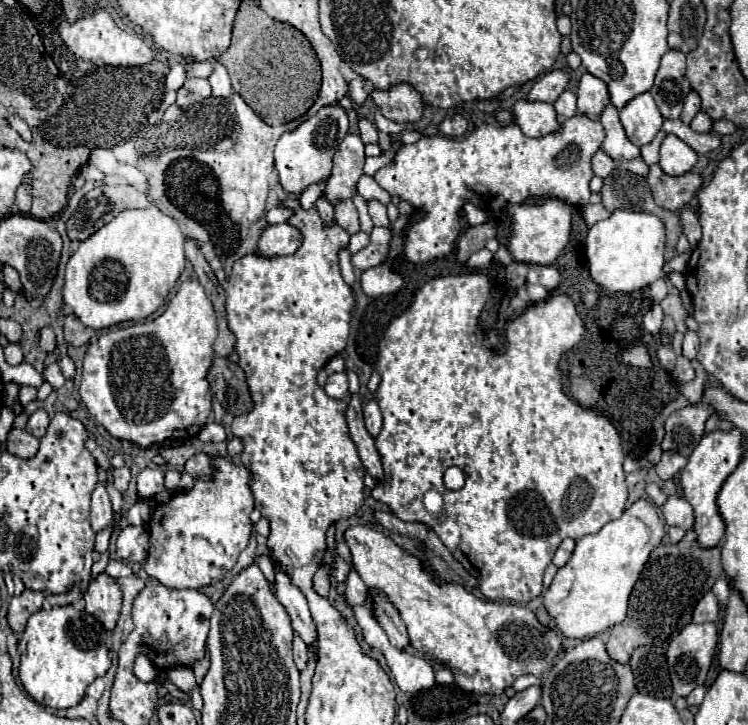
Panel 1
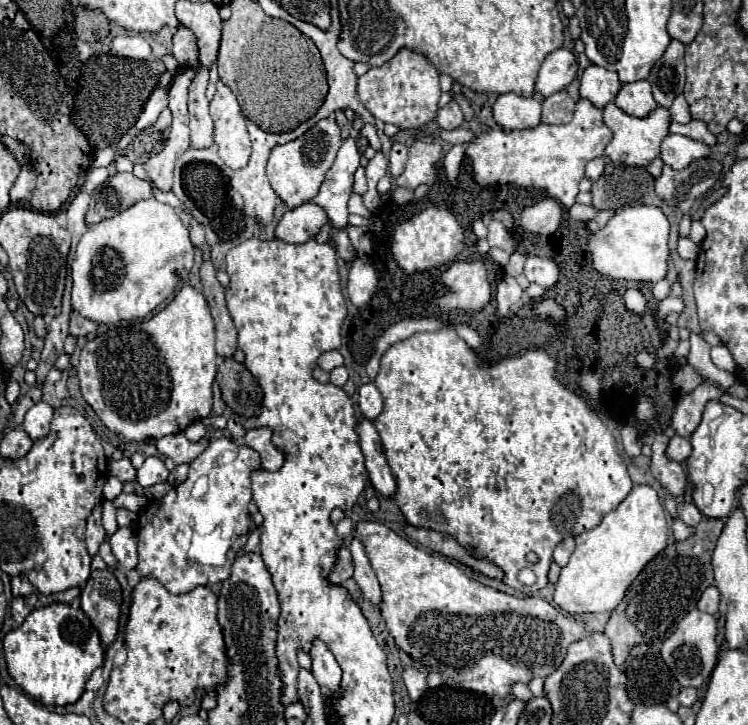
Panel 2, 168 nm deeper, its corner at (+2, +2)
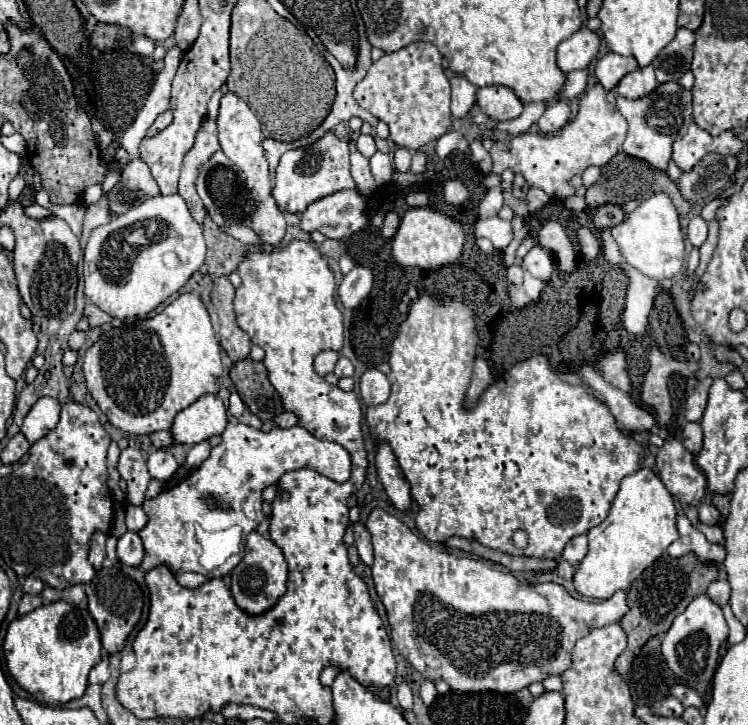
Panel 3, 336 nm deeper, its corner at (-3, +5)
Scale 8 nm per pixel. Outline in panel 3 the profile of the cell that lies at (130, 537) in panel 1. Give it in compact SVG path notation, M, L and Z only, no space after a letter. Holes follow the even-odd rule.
M126 531L120 539L118 539L118 559L124 565L130 567L138 567L142 563L144 557L144 547L142 547L142 539L138 537L138 533L134 531Z

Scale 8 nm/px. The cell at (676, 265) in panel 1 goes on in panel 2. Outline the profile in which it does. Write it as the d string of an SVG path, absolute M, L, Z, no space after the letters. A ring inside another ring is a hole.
M681 238L681 240L679 240L679 246L677 246L677 252L679 252L681 258L695 260L697 254L699 254L699 246L697 246L691 238Z

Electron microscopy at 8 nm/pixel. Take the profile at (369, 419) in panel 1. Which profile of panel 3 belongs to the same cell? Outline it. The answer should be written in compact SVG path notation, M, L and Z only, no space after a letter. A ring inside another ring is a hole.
M368 369L360 381L360 395L366 405L382 405L390 397L390 383L378 369Z

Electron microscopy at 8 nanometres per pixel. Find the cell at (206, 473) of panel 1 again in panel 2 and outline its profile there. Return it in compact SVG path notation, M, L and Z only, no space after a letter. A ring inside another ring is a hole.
M179 432L179 434L169 434L159 438L155 446L165 458L171 458L175 464L187 464L187 462L193 462L209 446L209 442L207 440L189 442L183 436L183 432Z

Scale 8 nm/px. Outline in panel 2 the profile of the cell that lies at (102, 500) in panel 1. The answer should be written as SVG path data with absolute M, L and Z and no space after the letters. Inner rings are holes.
M100 503L91 512L86 524L85 544L90 556L95 556L98 553L99 547L103 543L103 538L105 538L105 530L103 530L102 504Z

